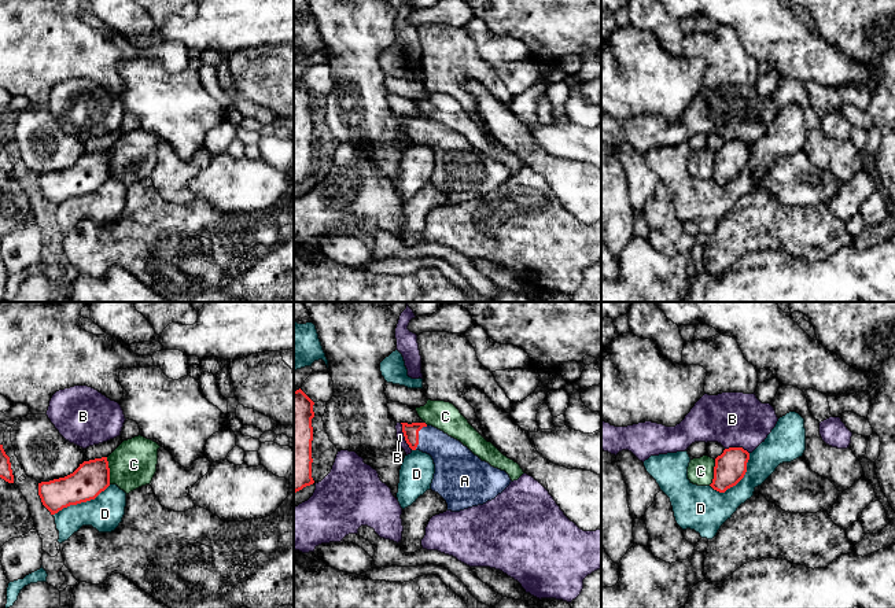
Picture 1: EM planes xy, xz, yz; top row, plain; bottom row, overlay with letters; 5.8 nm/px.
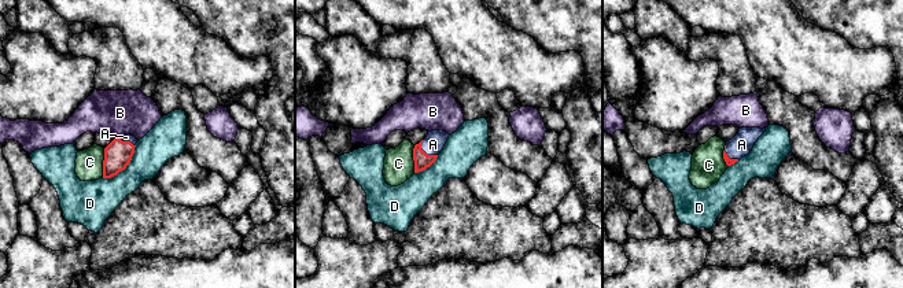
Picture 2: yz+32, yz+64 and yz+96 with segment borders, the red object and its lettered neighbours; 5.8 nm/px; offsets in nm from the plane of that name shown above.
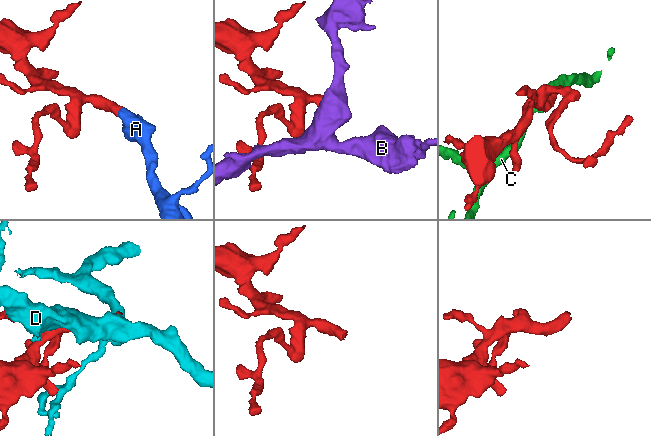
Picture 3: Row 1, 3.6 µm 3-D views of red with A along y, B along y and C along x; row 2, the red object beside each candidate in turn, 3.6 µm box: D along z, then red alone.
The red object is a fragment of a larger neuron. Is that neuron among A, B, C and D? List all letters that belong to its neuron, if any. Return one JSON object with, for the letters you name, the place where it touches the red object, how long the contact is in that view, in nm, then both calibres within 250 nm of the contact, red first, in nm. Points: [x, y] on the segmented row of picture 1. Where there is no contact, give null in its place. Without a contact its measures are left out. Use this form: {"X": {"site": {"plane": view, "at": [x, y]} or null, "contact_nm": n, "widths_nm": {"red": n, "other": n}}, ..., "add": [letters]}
{"A": {"site": {"plane": "xz", "at": [417, 437]}, "contact_nm": 160, "widths_nm": {"red": 100, "other": 220}}, "add": ["A"]}

